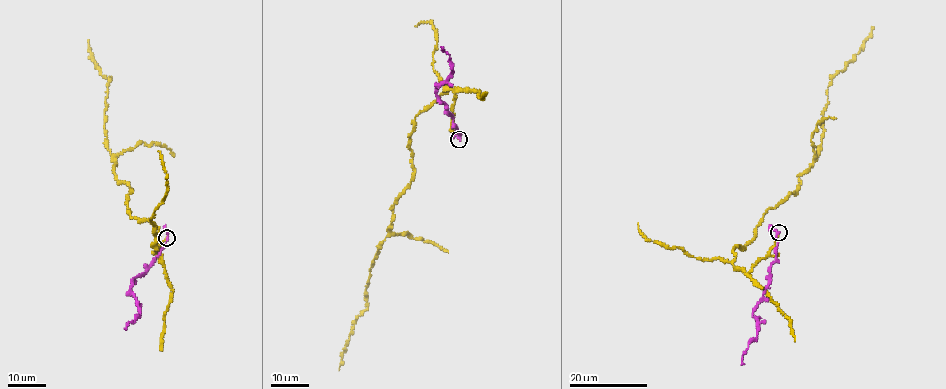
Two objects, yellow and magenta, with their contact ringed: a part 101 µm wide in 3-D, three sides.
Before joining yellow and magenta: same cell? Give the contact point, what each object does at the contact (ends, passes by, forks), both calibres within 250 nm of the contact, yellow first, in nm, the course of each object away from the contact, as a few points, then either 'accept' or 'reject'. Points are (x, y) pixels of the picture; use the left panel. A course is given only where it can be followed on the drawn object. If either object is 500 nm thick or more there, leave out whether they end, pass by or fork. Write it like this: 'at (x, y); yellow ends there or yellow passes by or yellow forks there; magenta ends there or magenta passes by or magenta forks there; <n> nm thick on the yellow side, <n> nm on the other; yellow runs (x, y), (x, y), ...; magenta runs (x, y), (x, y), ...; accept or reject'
at (166, 238); yellow ends there; magenta passes by; 170 nm thick on the yellow side, 190 nm on the other; yellow runs (167, 238), (162, 262), (157, 226), (130, 216), (133, 191), (117, 180), (105, 145), (110, 78), (88, 38); magenta runs (167, 238), (165, 247), (146, 272), (133, 279), (130, 289), (140, 316), (125, 330); reject

